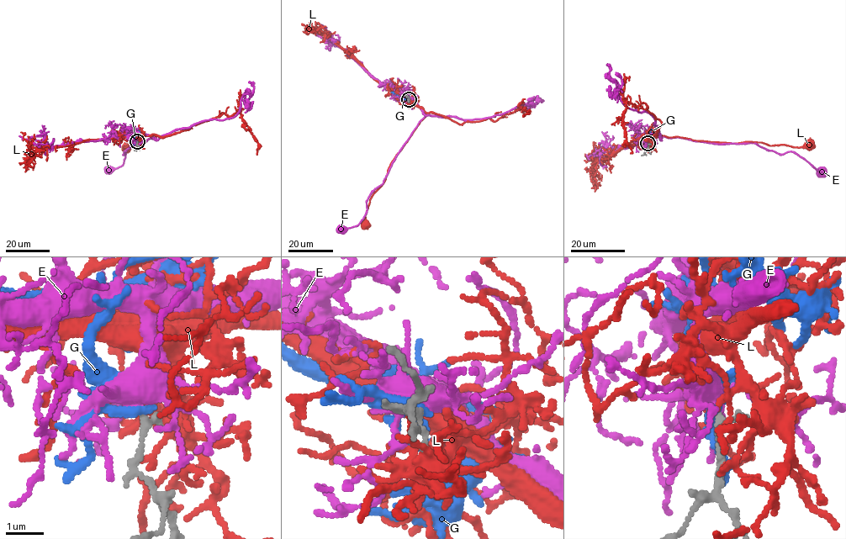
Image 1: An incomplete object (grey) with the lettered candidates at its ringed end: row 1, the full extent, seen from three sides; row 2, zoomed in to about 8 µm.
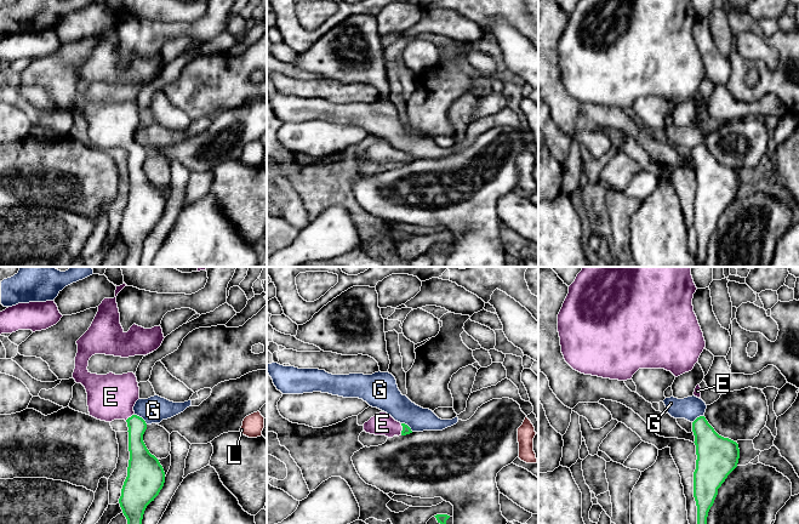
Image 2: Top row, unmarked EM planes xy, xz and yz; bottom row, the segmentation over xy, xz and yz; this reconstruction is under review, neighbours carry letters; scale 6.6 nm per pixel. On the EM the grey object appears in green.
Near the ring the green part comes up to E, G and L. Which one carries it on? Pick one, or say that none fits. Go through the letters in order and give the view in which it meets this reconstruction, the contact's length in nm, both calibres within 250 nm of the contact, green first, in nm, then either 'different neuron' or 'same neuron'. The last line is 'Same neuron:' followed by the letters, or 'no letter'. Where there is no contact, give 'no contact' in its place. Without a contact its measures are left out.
E: contact in xz; length 80 nm; calibres 60 and 150 nm; same neuron
G: contact in xy; length 110 nm; calibres 140 and 180 nm; different neuron
L: no contact; different neuron
Same neuron: E

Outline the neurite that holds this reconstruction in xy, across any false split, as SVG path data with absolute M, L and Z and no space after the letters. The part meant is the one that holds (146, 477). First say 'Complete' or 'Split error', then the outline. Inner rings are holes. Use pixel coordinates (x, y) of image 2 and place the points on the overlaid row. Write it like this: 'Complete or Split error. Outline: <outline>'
Split error. Outline: M125 283L116 286L115 297L102 301L91 326L76 341L73 378L86 389L90 416L105 422L127 422L130 460L119 503L127 524L142 524L147 506L164 486L165 472L143 442L145 421L133 411L139 399L137 377L133 372L97 375L87 370L95 354L121 358L147 355L156 351L165 338L161 326L144 329L133 324L127 332L124 331L116 296L125 286Z

